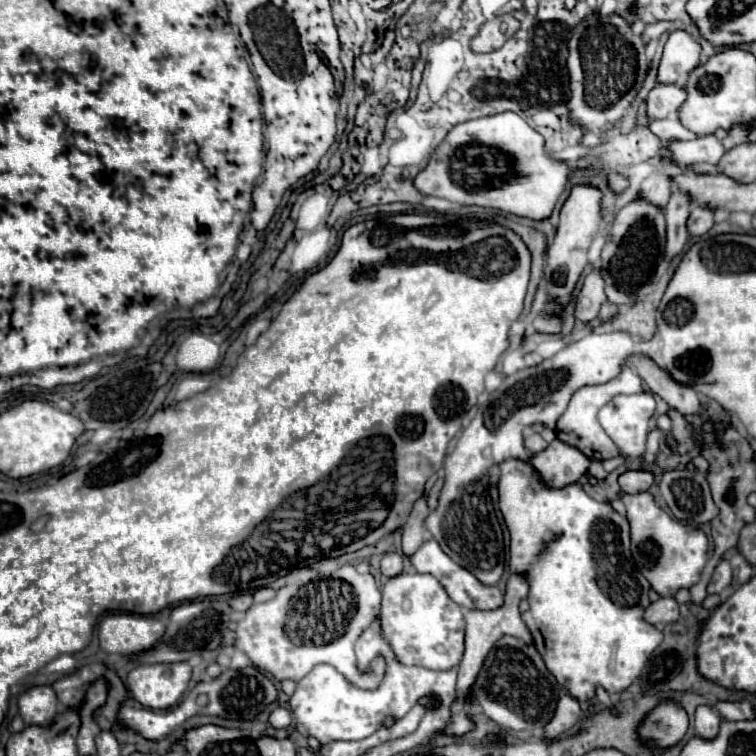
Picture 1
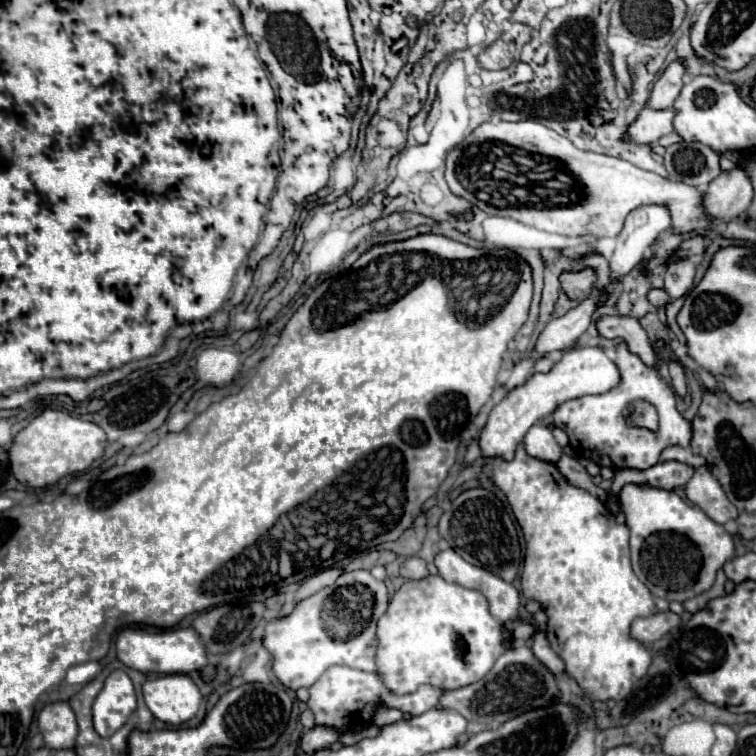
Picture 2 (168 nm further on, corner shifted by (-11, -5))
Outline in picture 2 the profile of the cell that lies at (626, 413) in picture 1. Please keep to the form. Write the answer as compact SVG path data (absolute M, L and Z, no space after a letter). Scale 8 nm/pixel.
M636 401L630 409L628 409L628 419L630 423L636 423L638 427L648 427L652 431L656 431L658 427L658 415L656 415L656 409L648 403L640 403Z

